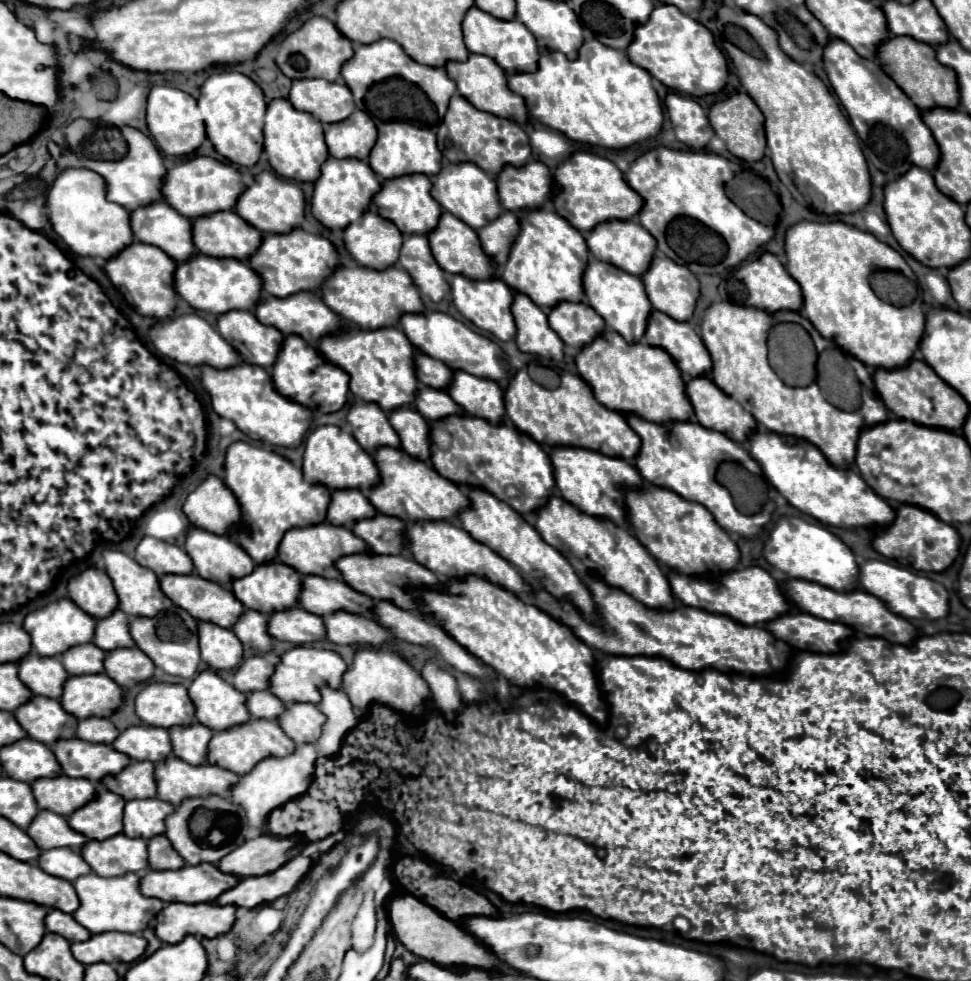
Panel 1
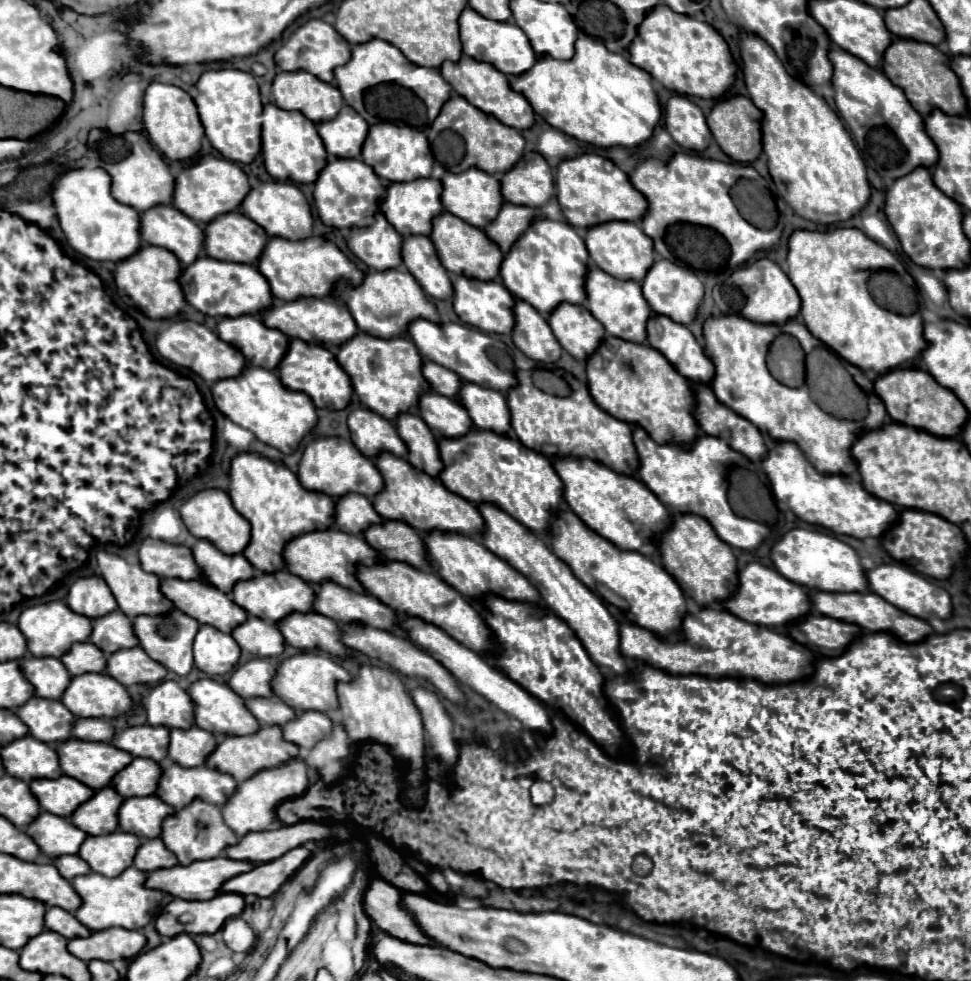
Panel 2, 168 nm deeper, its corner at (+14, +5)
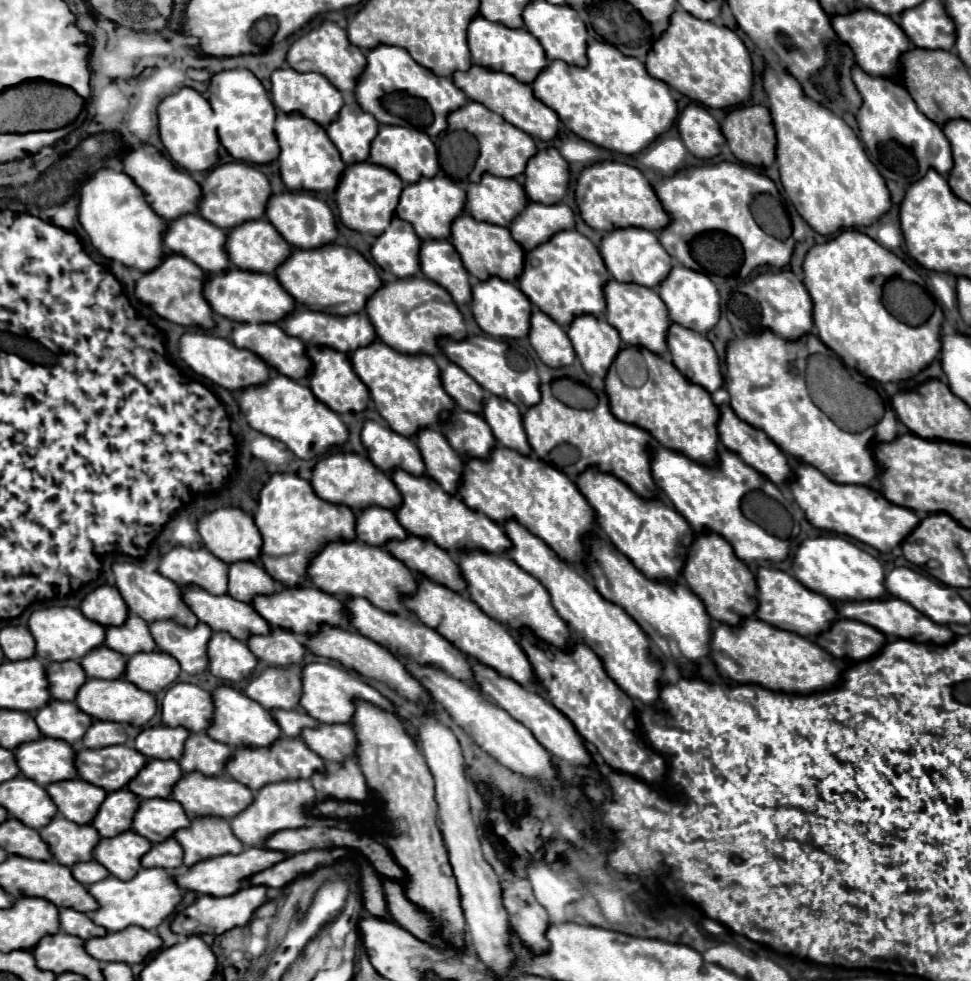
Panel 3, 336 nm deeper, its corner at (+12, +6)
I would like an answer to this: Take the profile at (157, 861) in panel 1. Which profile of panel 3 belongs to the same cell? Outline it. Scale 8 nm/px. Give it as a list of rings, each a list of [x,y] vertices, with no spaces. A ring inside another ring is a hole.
[[[168,838],[160,844],[154,844],[152,850],[142,858],[144,868],[166,868],[174,870],[182,864],[182,846],[176,842],[176,838]]]

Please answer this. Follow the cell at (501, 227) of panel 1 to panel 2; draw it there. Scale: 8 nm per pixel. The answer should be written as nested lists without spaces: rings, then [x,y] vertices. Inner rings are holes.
[[[504,203],[498,217],[484,227],[484,233],[490,241],[494,241],[500,247],[502,253],[506,253],[510,251],[510,243],[514,243],[514,239],[518,239],[518,235],[526,231],[526,223],[530,223],[534,215],[540,215],[540,213],[530,207]]]

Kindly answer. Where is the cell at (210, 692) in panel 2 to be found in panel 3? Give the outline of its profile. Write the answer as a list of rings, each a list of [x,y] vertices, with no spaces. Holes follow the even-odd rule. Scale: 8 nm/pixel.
[[[220,686],[214,694],[214,722],[206,730],[210,738],[228,744],[228,746],[248,746],[248,748],[264,748],[272,746],[282,736],[282,730],[278,722],[272,718],[272,714],[262,708],[258,702],[248,698],[246,694],[230,688],[230,686]]]

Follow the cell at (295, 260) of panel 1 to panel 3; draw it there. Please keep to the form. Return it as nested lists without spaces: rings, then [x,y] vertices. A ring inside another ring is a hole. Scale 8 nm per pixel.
[[[328,244],[316,250],[294,250],[294,254],[276,270],[276,278],[304,308],[334,316],[362,312],[368,298],[382,286],[376,268],[354,248],[340,244]]]

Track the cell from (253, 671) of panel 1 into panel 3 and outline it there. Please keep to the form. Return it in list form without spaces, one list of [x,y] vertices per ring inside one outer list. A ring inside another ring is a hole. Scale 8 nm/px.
[[[270,666],[250,680],[246,696],[266,710],[300,710],[300,690],[302,682],[298,666]]]

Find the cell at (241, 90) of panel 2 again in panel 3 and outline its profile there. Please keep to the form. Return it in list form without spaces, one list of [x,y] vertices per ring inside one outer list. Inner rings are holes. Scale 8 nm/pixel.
[[[236,68],[214,74],[210,82],[210,106],[218,120],[220,142],[236,160],[268,164],[278,158],[280,146],[274,132],[276,108],[262,82],[250,70]]]

